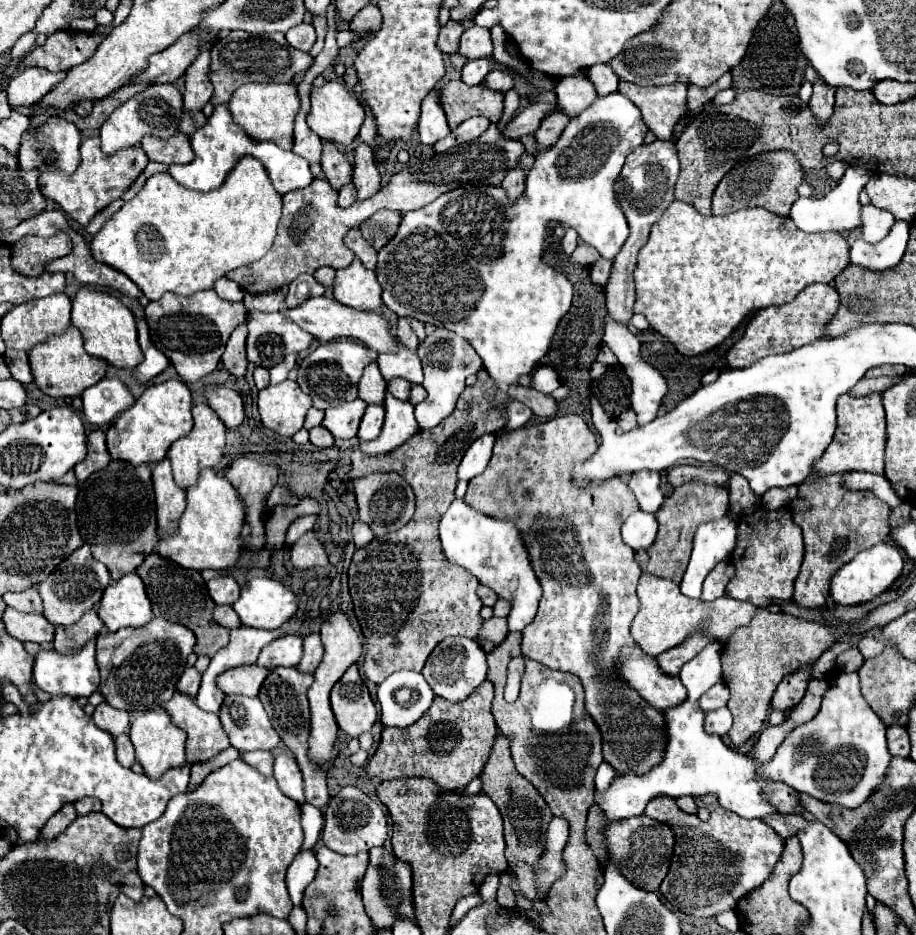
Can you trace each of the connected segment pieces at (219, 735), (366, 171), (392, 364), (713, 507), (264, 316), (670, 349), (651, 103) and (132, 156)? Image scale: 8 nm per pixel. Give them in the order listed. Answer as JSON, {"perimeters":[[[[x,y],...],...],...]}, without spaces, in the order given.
{"perimeters":[[[[176,691],[170,701],[166,701],[164,711],[170,719],[188,733],[186,741],[186,761],[188,765],[208,761],[220,751],[230,747],[228,735],[216,713],[208,713],[196,705],[192,697]]],[[[358,141],[356,155],[354,155],[354,175],[352,183],[356,185],[358,199],[368,199],[380,189],[380,173],[374,165],[374,153],[372,147],[364,141]]],[[[400,349],[396,355],[380,355],[376,359],[376,363],[378,363],[386,381],[390,377],[402,377],[402,379],[416,383],[416,385],[422,383],[420,359],[416,353],[412,353],[408,349]]],[[[688,481],[674,489],[674,493],[664,501],[662,509],[656,513],[658,519],[658,537],[654,545],[648,549],[650,561],[642,567],[656,577],[672,579],[674,583],[682,581],[686,565],[690,561],[692,551],[692,537],[700,523],[720,519],[728,511],[728,491],[718,485],[704,485],[702,481]]],[[[282,311],[274,313],[250,313],[248,315],[248,361],[258,367],[274,367],[286,355],[304,351],[314,337],[300,329]]],[[[644,331],[642,333],[642,349],[644,349],[644,355],[646,359],[656,367],[660,369],[660,373],[666,377],[668,381],[668,393],[664,397],[664,403],[668,409],[674,409],[684,397],[690,397],[692,393],[696,393],[696,389],[700,389],[700,379],[702,375],[712,369],[718,361],[718,353],[716,351],[710,351],[710,353],[702,353],[702,355],[696,355],[696,357],[686,357],[682,353],[676,351],[676,347],[664,339],[662,335],[654,333],[654,331]]],[[[620,81],[618,91],[638,105],[648,131],[652,131],[656,139],[670,139],[676,123],[688,111],[686,109],[688,85],[684,83],[672,83],[662,87],[640,87],[634,83]]],[[[90,137],[80,145],[82,161],[74,173],[64,171],[42,171],[38,177],[40,191],[44,197],[56,201],[62,211],[66,211],[70,217],[74,217],[80,225],[86,225],[100,209],[104,209],[114,199],[122,197],[122,193],[132,185],[132,181],[142,173],[142,169],[148,163],[148,157],[142,147],[122,149],[120,153],[114,153],[112,157],[106,157],[100,149],[100,139]]]]}

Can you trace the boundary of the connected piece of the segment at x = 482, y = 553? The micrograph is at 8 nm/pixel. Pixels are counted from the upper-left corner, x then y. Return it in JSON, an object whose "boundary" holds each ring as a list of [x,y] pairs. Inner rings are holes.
{"boundary":[[[454,499],[440,519],[440,541],[448,561],[464,567],[482,585],[494,589],[498,597],[512,603],[512,611],[508,615],[508,629],[512,633],[522,631],[534,619],[542,589],[536,581],[532,563],[528,561],[524,541],[520,541],[520,529],[516,529],[512,521],[498,521],[474,511],[464,499]]]}

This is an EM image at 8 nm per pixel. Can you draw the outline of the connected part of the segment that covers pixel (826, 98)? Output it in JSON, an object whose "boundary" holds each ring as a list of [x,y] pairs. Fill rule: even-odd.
{"boundary":[[[818,77],[814,81],[814,93],[812,93],[812,99],[810,99],[810,107],[814,111],[814,117],[820,121],[820,123],[826,123],[832,115],[832,109],[834,109],[834,93],[836,89],[832,89],[830,85],[824,83],[822,77]]]}

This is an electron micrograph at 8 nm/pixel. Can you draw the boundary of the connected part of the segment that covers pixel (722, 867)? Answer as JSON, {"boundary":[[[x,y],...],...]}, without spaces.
{"boundary":[[[656,797],[648,803],[644,815],[668,825],[674,833],[676,845],[674,845],[672,865],[670,865],[666,879],[660,885],[660,893],[666,897],[666,901],[674,909],[684,911],[686,915],[692,915],[692,917],[714,917],[722,911],[734,909],[740,897],[744,897],[748,891],[760,887],[770,877],[770,873],[774,871],[774,865],[778,863],[778,859],[784,851],[784,839],[780,839],[778,833],[774,833],[774,829],[768,827],[764,821],[744,819],[724,807],[716,807],[710,813],[708,821],[700,821],[698,815],[690,815],[690,813],[684,813],[682,809],[678,809],[678,805],[672,797]]]}

